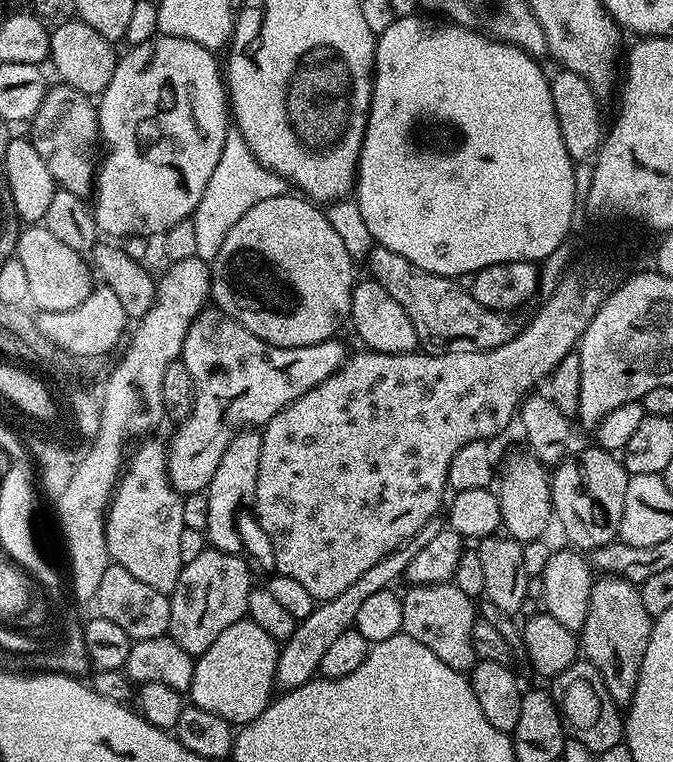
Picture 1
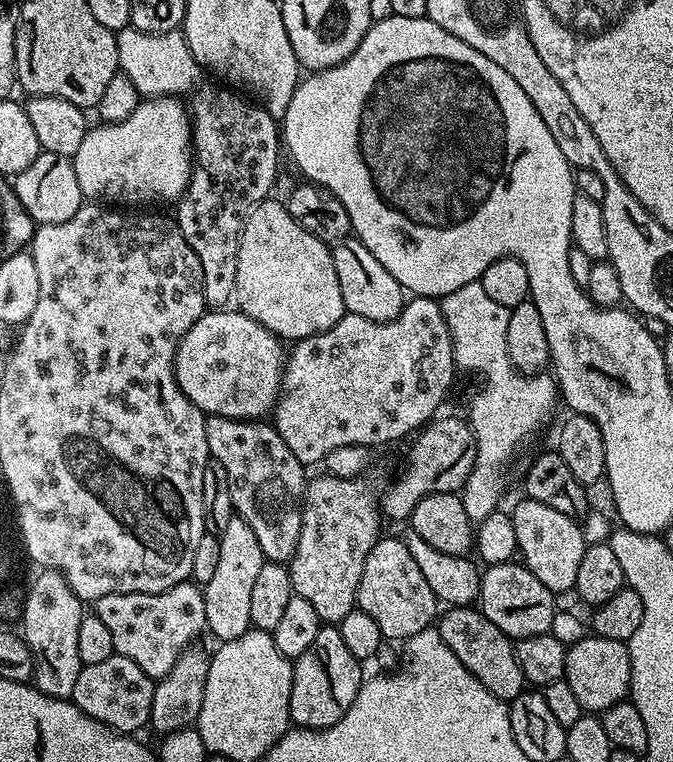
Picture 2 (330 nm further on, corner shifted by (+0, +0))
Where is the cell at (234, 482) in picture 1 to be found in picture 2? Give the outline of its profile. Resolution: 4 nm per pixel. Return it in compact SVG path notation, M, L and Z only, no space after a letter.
M235 514L230 518L226 530L222 530L218 546L218 566L210 582L203 585L204 605L206 606L206 628L217 636L217 641L233 640L246 634L252 628L250 618L250 598L254 595L254 582L266 562L254 530L246 526L242 517Z

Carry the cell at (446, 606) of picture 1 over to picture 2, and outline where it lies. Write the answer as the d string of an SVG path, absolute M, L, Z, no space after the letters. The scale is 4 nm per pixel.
M448 606L439 613L438 631L442 642L454 650L458 656L458 662L490 690L499 700L511 702L525 691L526 681L522 670L518 666L518 658L513 641L494 622L484 617L483 612L472 606Z

